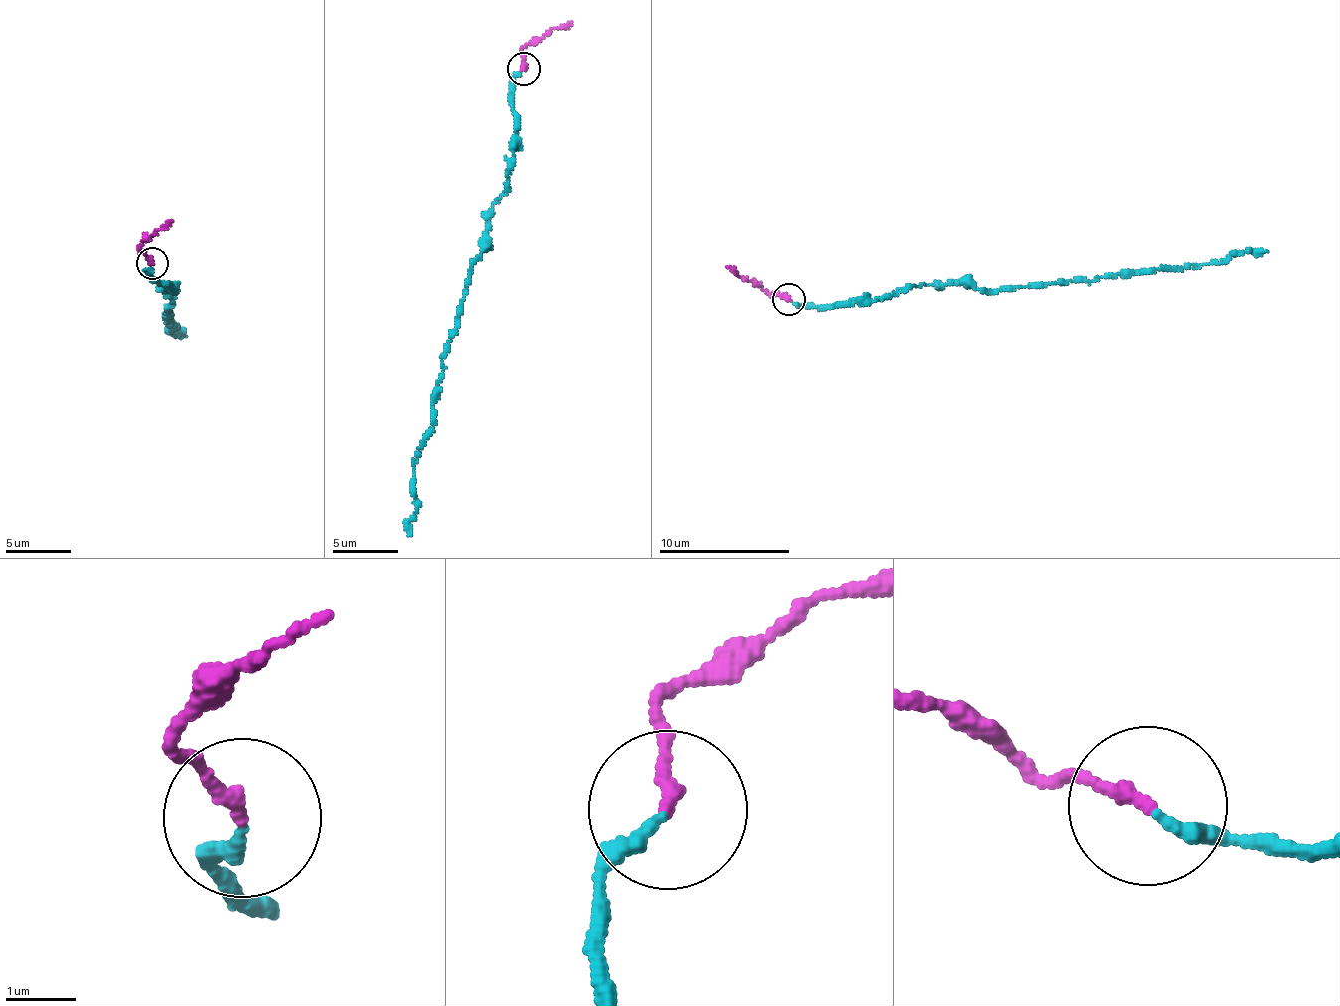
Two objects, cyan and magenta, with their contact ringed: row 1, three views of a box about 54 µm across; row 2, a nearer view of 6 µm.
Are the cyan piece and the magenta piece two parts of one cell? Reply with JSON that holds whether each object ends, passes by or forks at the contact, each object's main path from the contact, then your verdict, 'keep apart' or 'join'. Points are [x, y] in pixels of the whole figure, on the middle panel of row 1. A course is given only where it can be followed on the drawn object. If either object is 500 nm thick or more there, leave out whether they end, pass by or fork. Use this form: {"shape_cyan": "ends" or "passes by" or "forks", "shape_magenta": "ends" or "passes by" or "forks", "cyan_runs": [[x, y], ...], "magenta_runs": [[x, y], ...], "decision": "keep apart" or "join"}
{"shape_cyan": "ends", "shape_magenta": "ends", "cyan_runs": [[524, 69], [510, 82], [516, 148], [507, 183], [413, 465], [411, 535]], "magenta_runs": [[524, 69], [522, 50], [571, 22]], "decision": "join"}

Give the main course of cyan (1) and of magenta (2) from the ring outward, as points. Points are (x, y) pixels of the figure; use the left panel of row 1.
1: (153, 264), (145, 274), (176, 289), (164, 284), (172, 294), (168, 321), (178, 327), (168, 330), (186, 336)
2: (153, 264), (139, 250), (171, 221)

